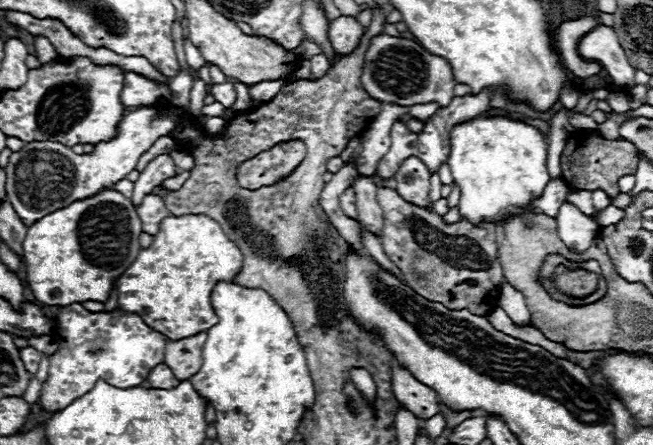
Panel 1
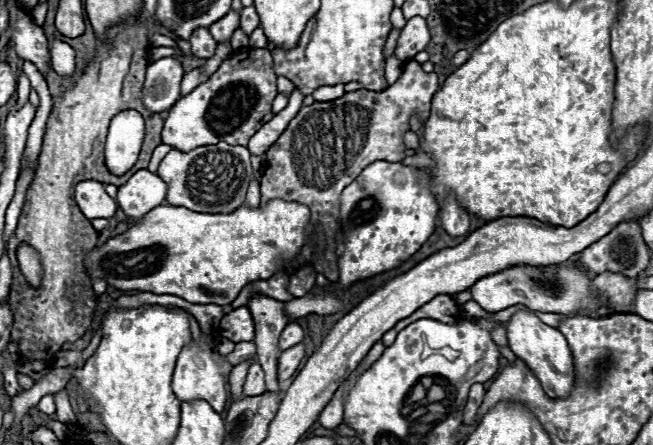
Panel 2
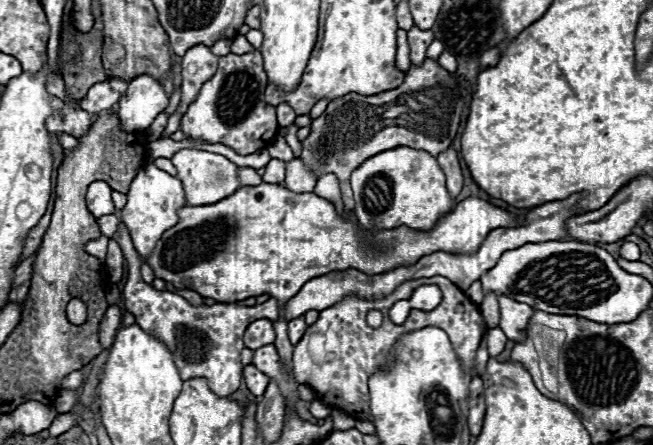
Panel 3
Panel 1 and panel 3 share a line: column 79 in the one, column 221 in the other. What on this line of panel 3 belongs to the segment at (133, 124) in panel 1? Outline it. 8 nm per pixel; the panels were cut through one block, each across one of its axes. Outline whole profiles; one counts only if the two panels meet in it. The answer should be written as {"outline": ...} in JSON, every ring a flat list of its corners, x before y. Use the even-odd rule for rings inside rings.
{"outline":[[184,148,184,150,176,152,170,160,178,170,176,178,182,182,184,192,186,192,186,202,190,206,216,204,216,200,224,200,224,196,232,196,232,192,236,192,236,188,242,186,240,178,238,178,238,166,220,154]]}

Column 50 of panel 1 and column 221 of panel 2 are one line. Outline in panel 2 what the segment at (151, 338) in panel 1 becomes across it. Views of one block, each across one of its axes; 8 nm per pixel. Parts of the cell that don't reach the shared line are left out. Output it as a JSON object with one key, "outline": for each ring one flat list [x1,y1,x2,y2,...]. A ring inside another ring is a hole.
{"outline":[[204,332,200,334,200,340,194,342,190,340,184,350,180,352,178,356,178,362,176,362,176,370,174,370,174,378,172,378,172,390,174,394,178,396,178,400,208,400,212,404,212,408,216,408,216,412,222,412,224,410,224,404,230,396,230,390,228,390,228,384,226,384,226,376,230,374,232,370,232,364,218,354,218,348,216,348,216,340,214,336,206,336]]}

